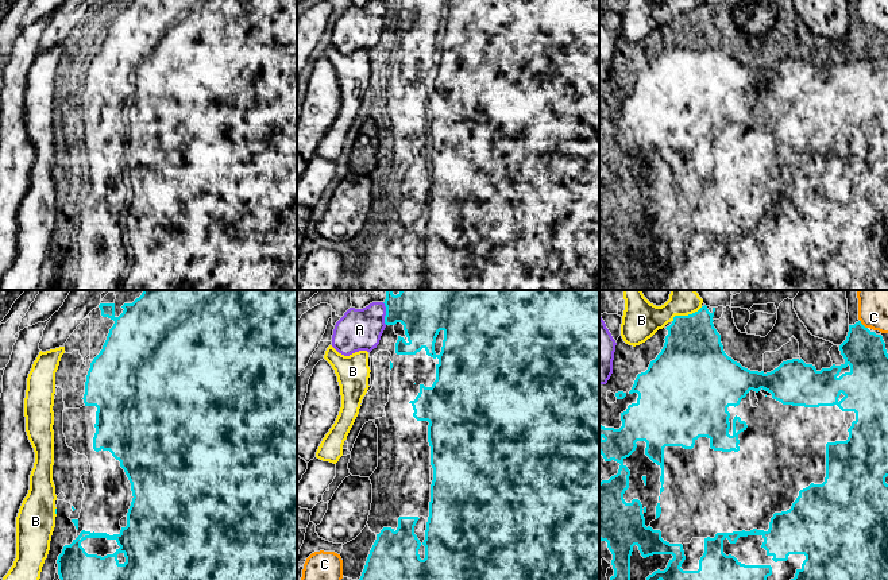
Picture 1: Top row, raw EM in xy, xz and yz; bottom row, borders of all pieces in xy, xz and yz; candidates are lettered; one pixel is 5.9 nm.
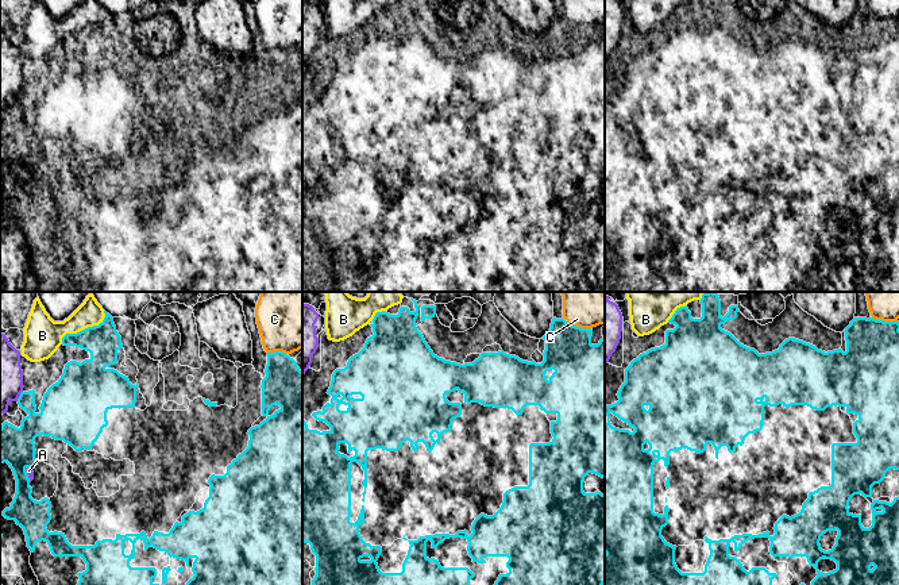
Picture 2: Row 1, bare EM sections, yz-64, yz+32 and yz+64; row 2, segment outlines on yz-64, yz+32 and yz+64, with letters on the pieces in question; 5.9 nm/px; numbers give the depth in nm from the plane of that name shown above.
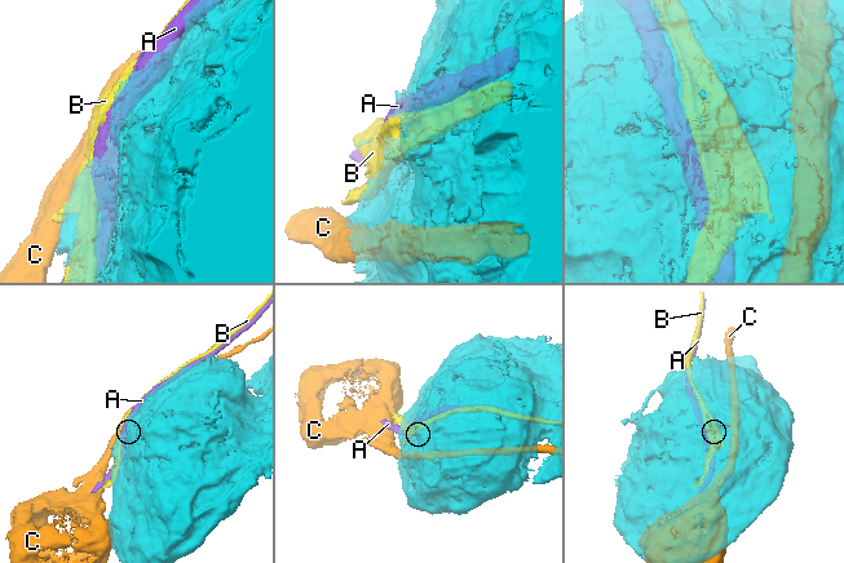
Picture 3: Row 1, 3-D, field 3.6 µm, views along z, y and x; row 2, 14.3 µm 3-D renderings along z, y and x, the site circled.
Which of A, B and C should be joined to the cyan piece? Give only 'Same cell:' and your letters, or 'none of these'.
Same cell: none of these

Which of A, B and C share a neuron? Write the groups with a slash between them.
A / B / C

